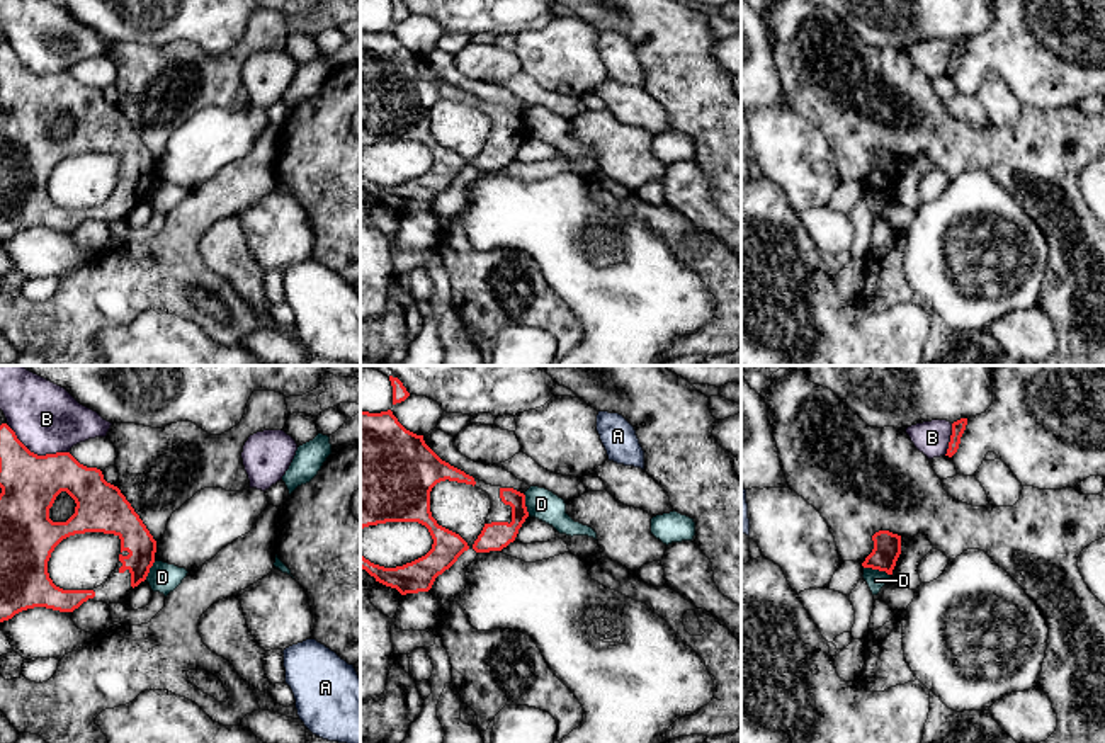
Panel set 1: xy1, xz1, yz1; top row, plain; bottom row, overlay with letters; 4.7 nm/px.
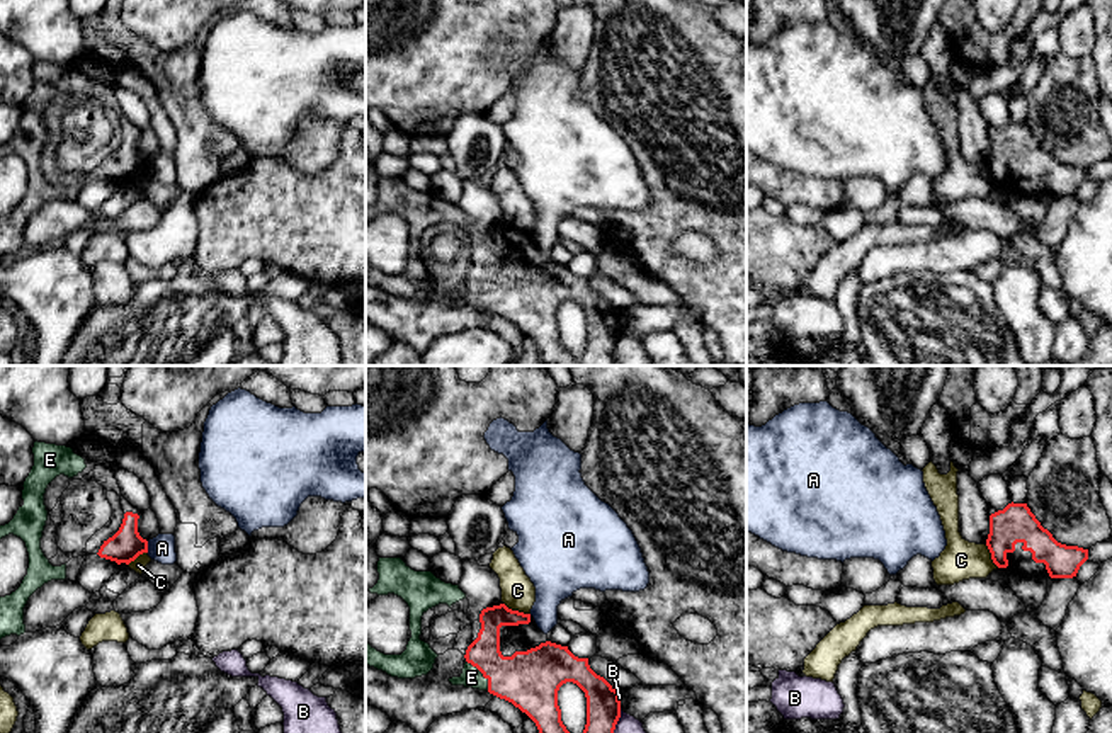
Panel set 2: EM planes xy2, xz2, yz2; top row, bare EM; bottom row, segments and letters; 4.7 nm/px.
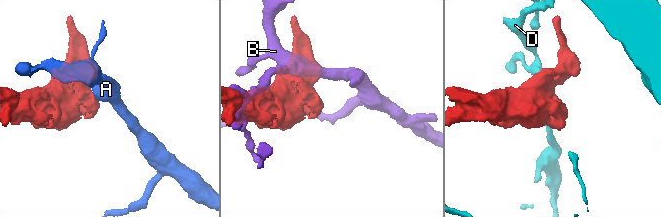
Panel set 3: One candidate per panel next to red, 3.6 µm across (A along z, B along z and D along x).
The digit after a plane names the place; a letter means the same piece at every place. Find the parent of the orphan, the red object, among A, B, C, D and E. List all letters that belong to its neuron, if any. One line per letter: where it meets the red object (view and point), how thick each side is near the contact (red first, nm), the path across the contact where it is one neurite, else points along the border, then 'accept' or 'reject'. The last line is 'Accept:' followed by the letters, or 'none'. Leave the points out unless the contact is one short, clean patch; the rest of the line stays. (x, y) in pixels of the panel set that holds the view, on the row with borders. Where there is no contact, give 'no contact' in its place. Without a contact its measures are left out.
A: meets red in xy2 at (147, 546); 160 nm thick on the red side, 130 nm on the other; border along xy2 (147, 541), (148, 551); reject
B: meets red in xy1 at (36, 454); 280 nm thick on the red side, 320 nm on the other; reject
C: meets red in xz2 at (517, 611); 150 nm thick on the red side, 160 nm on the other; border along xz2 (504, 602), (512, 609), (529, 614); reject
D: meets red in yz1 at (878, 568); 130 nm thick on the red side, 90 nm on the other; border along yz1 (864, 567), (884, 570), (889, 575); reject
E: meets red in xz2 at (482, 672); 280 nm thick on the red side, 100 nm on the other; runs through xz2 (531, 679), (482, 672), (471, 677); accept
Accept: E

